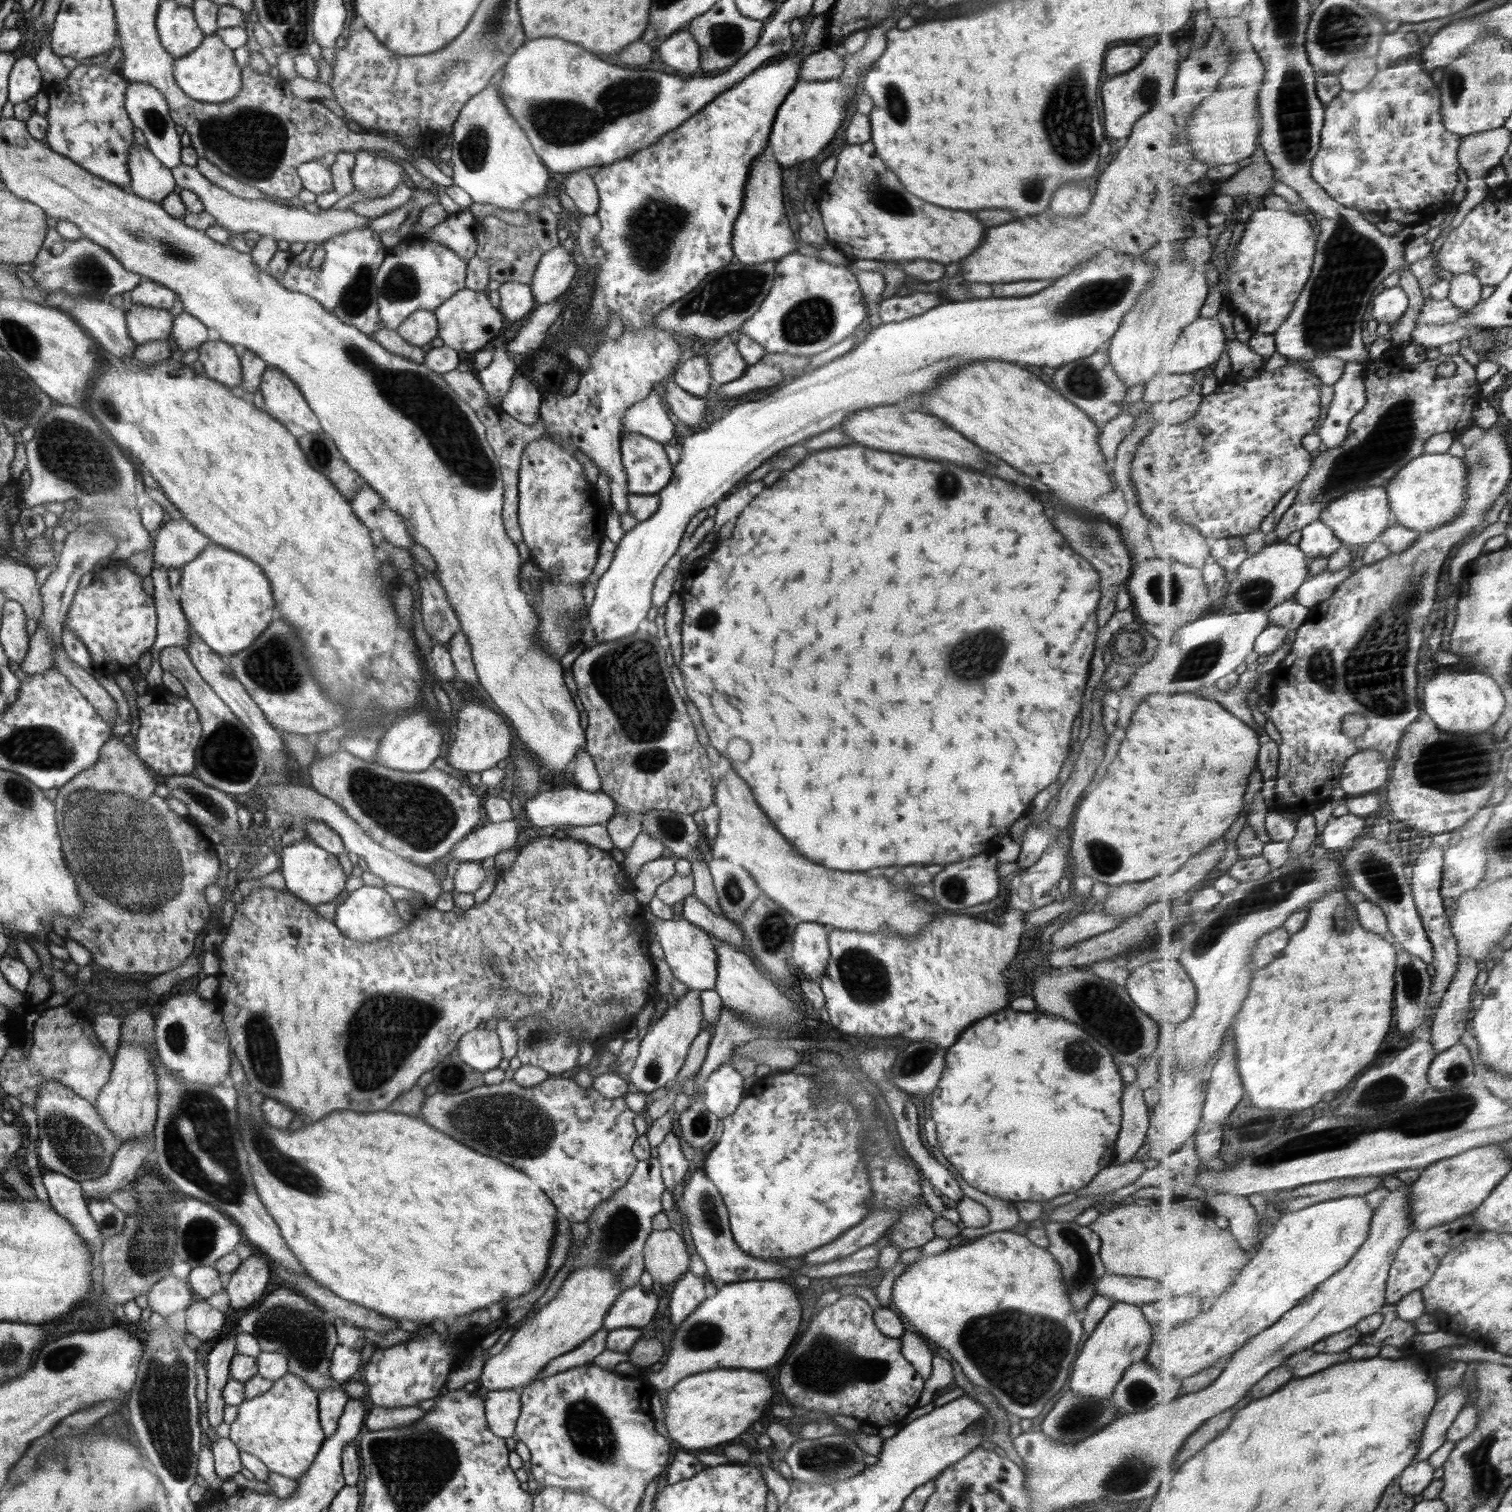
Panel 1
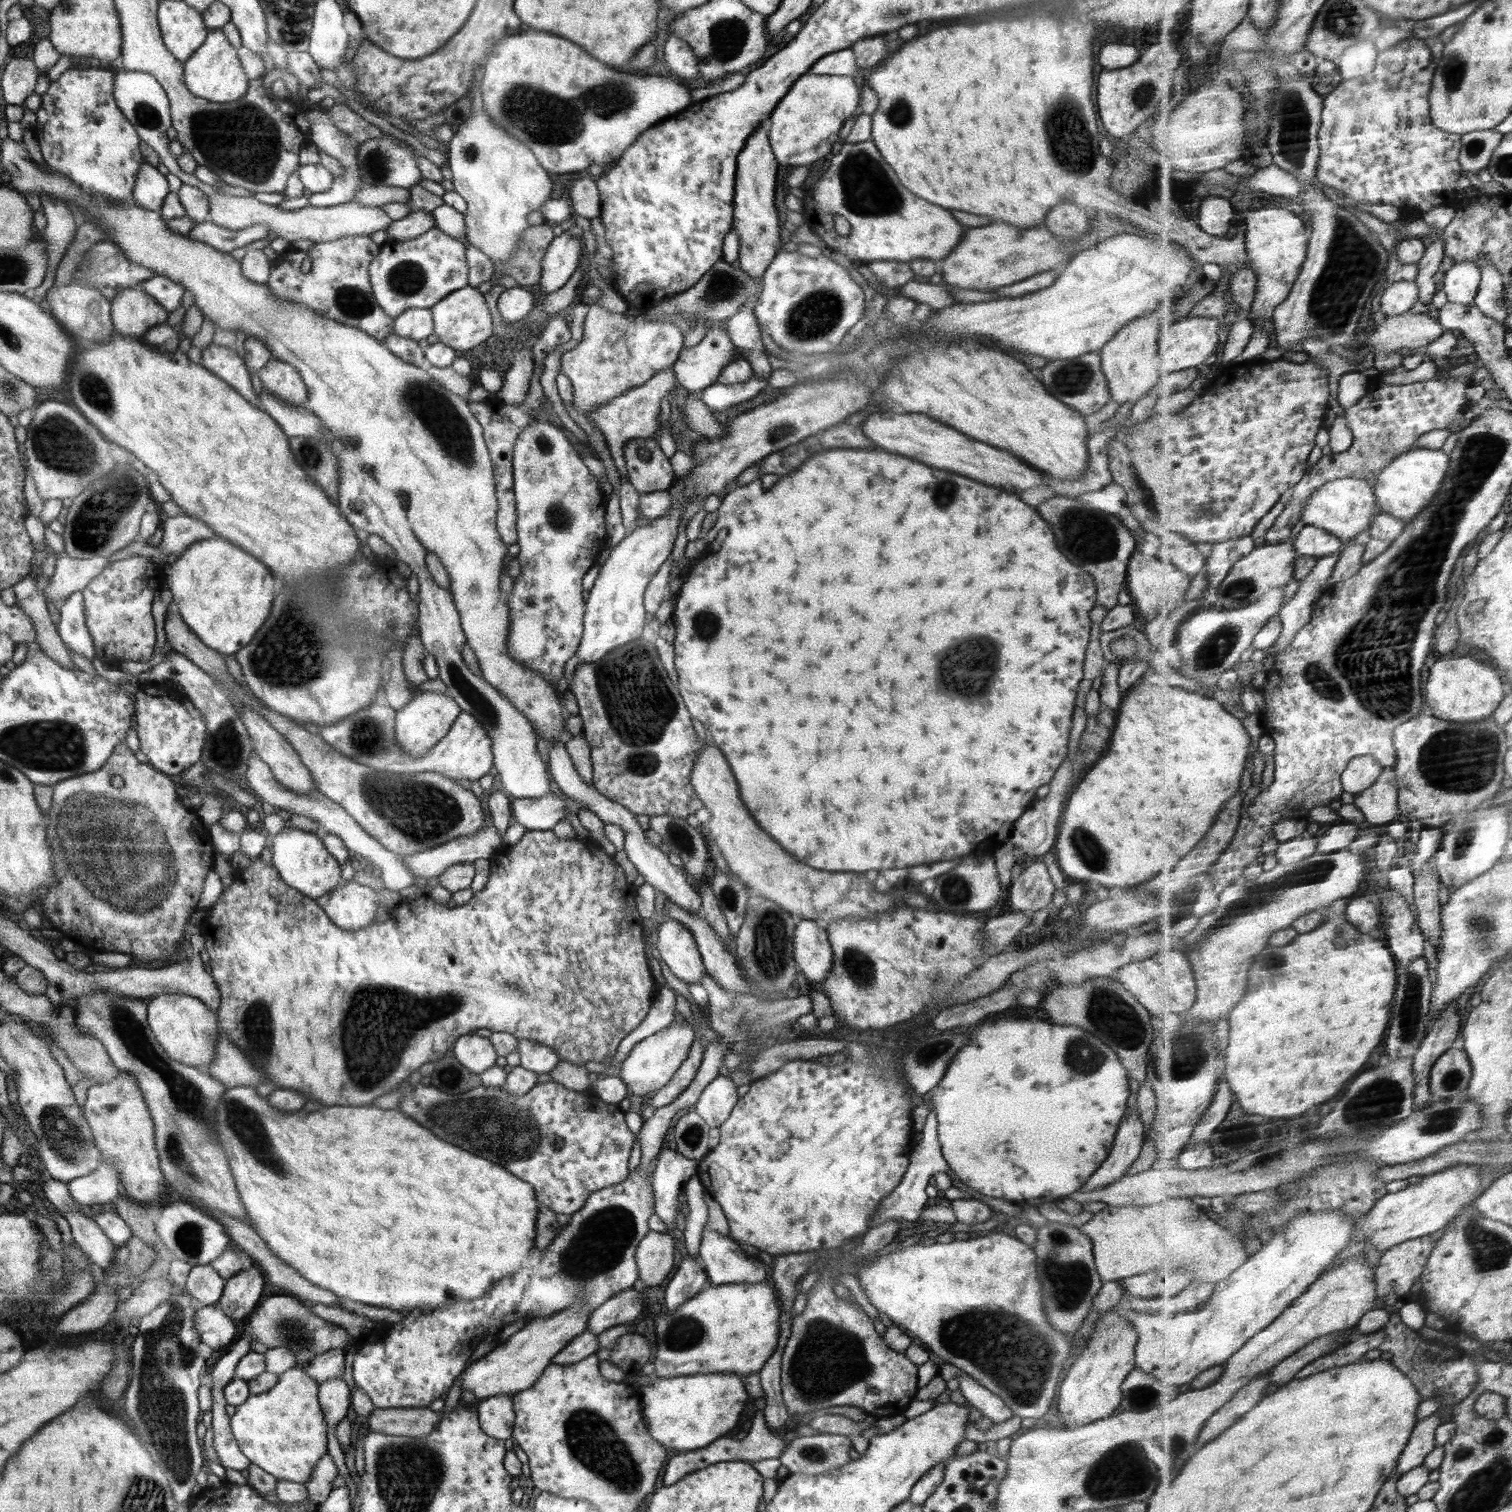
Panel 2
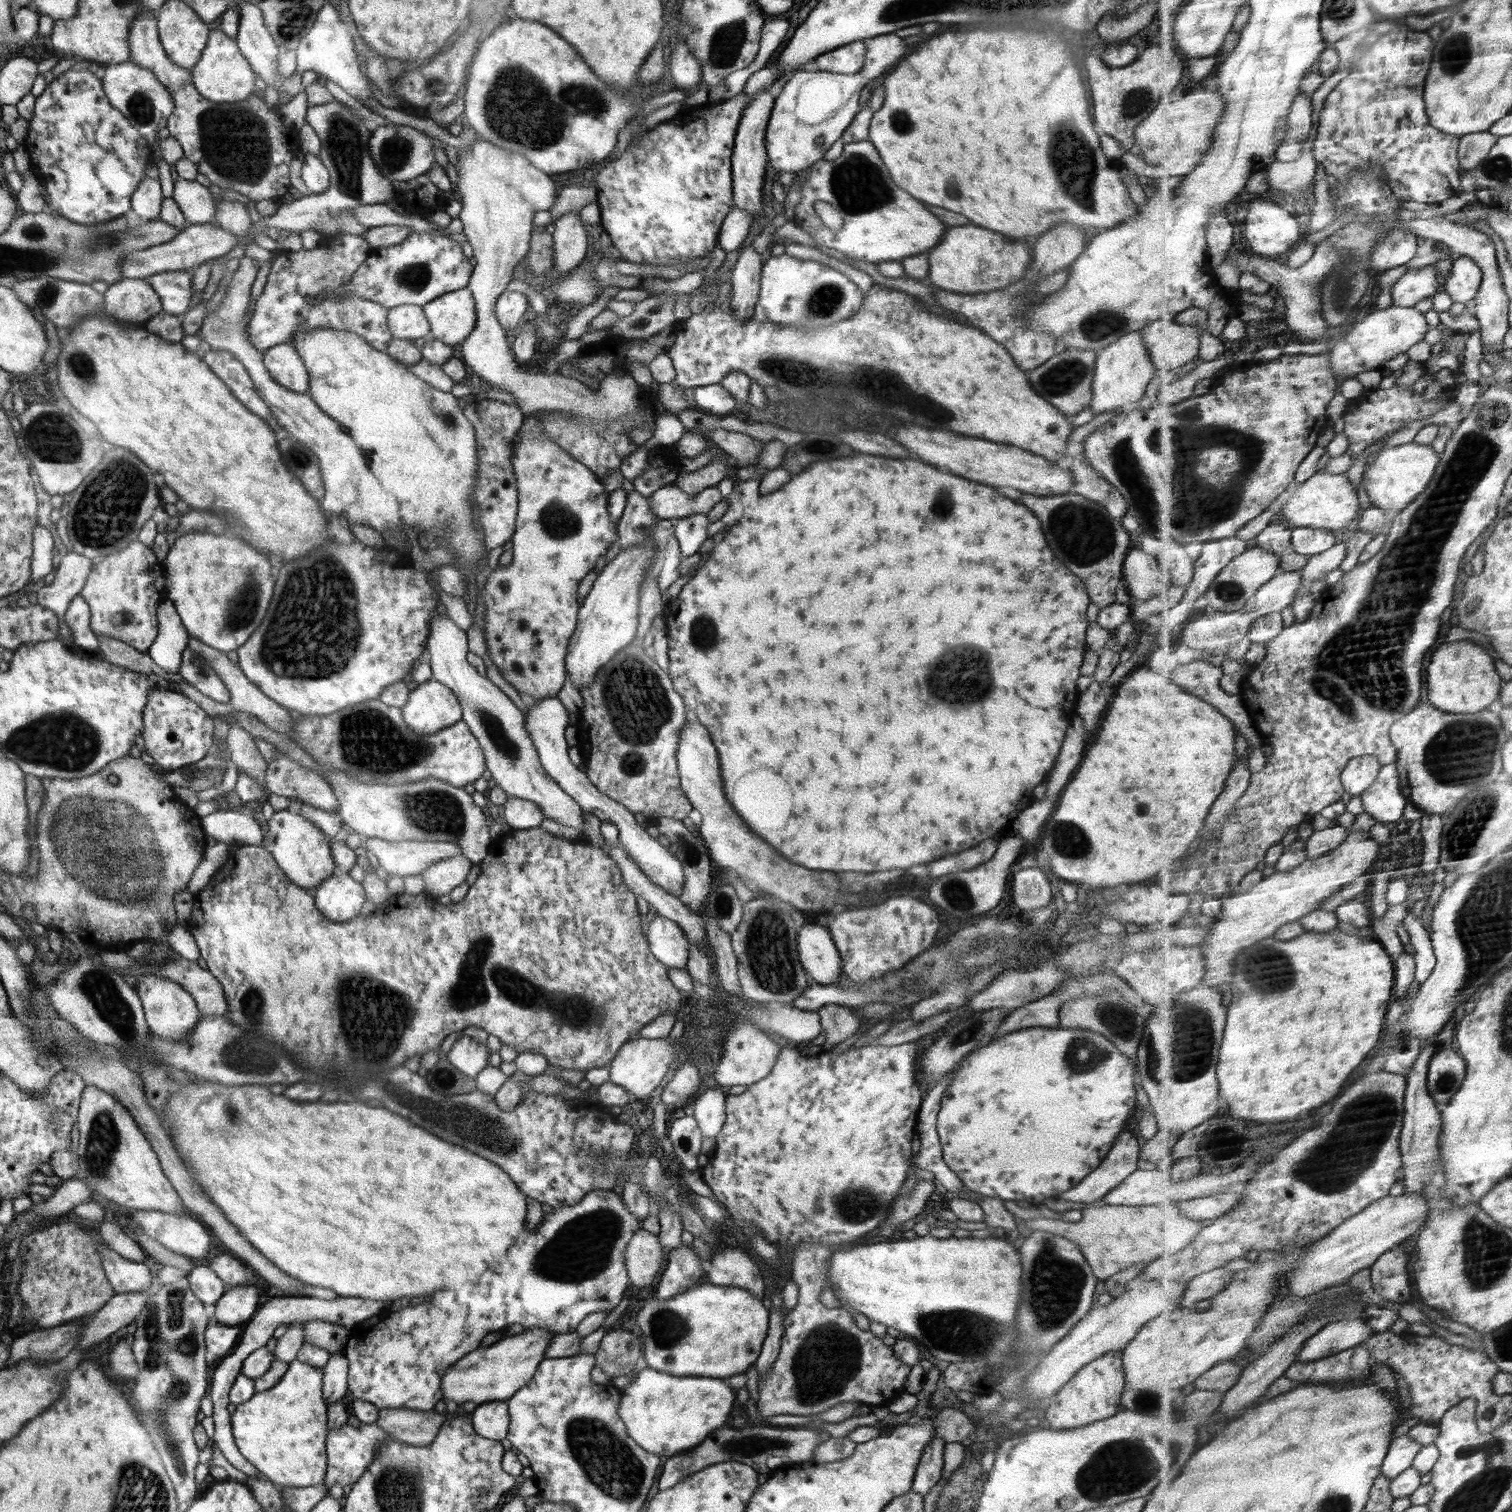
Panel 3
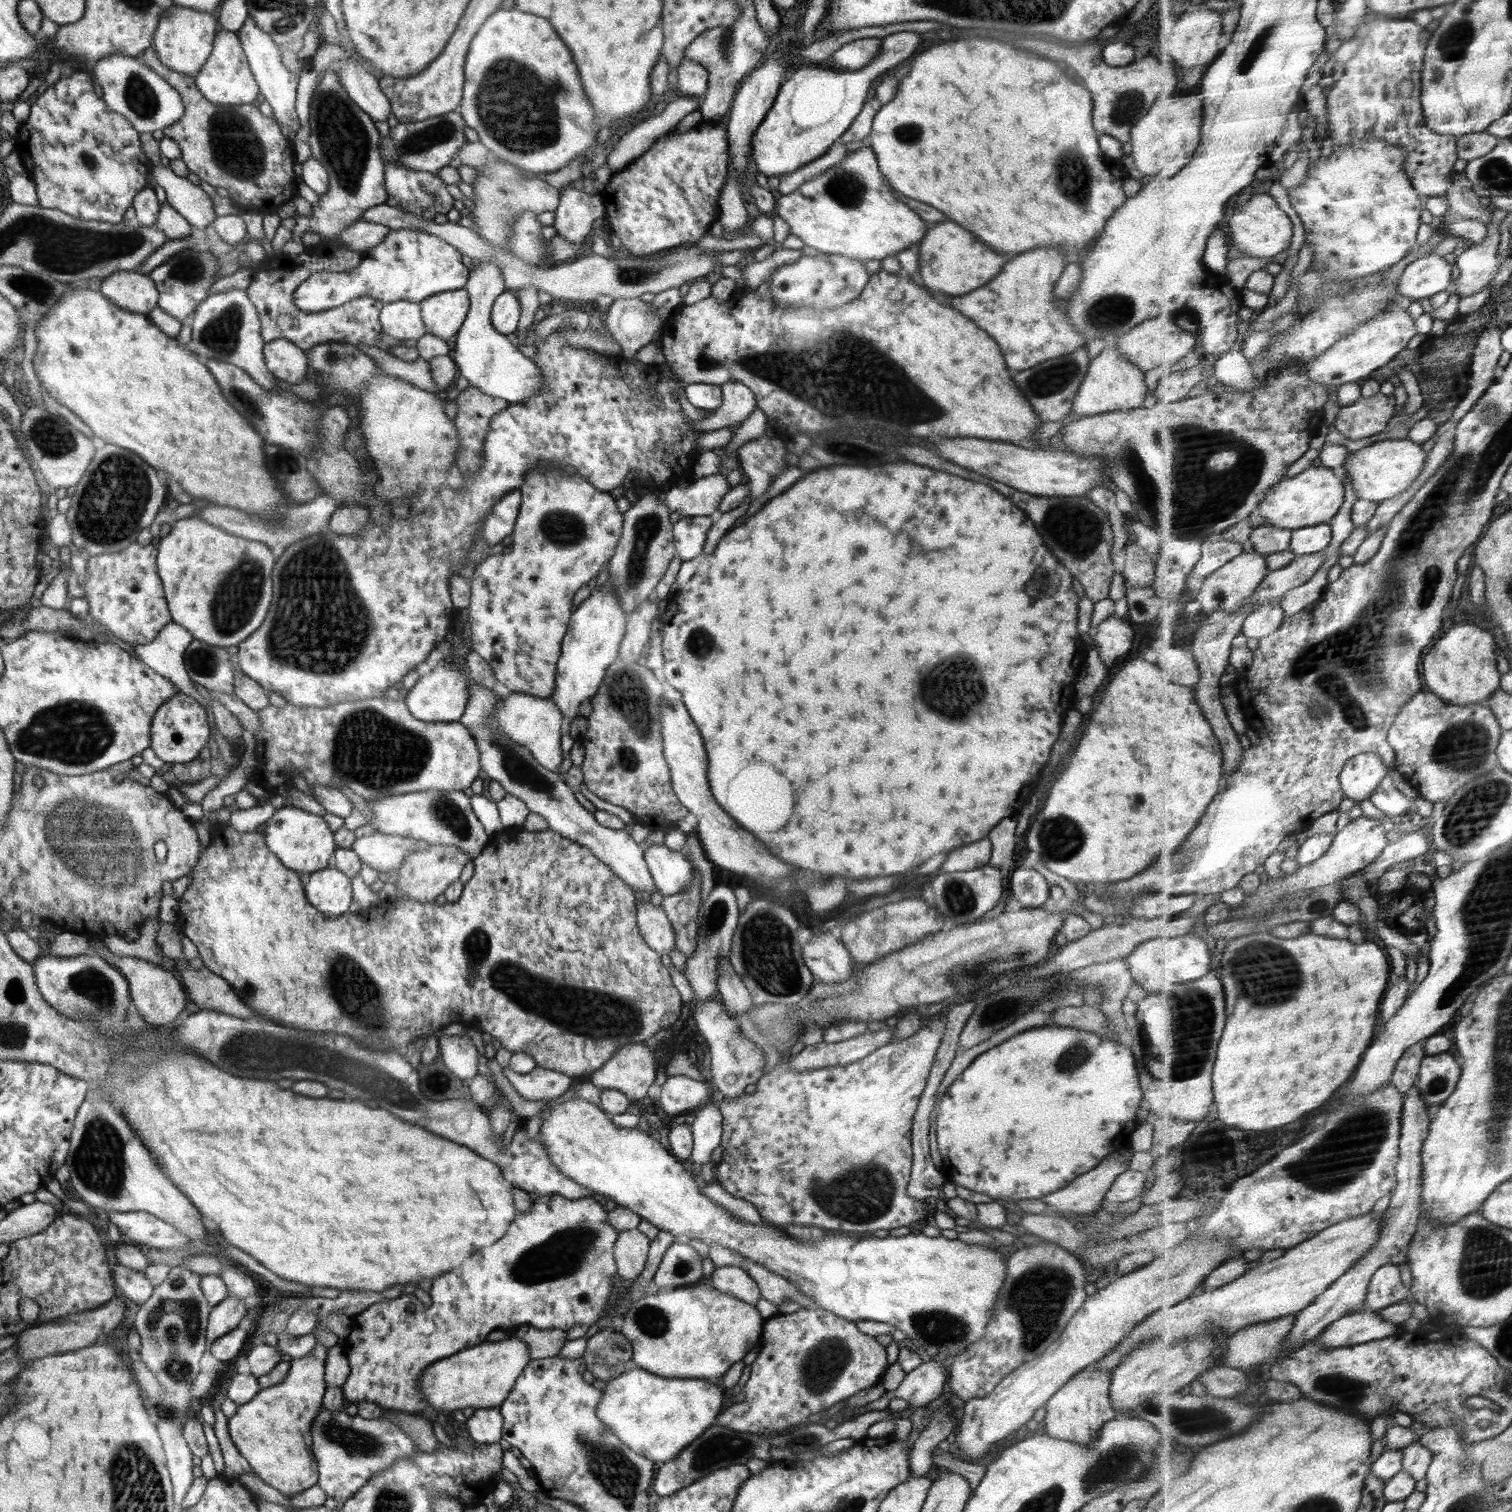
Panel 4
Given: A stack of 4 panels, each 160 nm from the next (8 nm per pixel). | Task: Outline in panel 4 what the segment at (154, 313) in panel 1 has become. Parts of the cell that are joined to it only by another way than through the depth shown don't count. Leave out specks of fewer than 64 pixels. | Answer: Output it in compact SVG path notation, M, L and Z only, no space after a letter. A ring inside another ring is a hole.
M134 271L113 272L102 279L100 292L128 312L144 314L157 308L158 289L148 274Z

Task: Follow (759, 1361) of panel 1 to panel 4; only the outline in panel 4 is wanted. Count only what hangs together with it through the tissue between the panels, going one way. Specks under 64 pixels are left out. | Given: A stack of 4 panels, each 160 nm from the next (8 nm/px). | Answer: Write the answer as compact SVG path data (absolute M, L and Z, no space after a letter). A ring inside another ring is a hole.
M675 1288L662 1290L658 1294L652 1294L639 1300L628 1302L628 1308L622 1306L621 1315L624 1325L620 1334L630 1342L633 1357L631 1358L640 1368L664 1376L664 1378L712 1378L722 1376L728 1372L728 1368L736 1362L740 1362L754 1345L759 1345L760 1335L764 1320L756 1307L734 1298L726 1296L714 1290L714 1302L704 1306L700 1298L696 1298L689 1288Z

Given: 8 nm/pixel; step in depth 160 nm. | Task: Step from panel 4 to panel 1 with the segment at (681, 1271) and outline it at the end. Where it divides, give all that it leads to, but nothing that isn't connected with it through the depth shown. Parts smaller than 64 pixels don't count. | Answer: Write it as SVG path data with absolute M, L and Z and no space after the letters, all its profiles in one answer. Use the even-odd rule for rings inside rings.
M691 1271L686 1272L678 1283L673 1284L670 1296L670 1319L675 1328L692 1315L702 1301L706 1300L705 1283L706 1277L698 1277Z

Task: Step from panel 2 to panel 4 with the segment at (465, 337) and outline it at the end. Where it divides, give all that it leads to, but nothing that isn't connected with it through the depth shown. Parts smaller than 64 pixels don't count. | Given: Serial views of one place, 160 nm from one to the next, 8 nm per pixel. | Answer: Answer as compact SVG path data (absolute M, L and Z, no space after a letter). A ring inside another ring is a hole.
M464 289L444 291L419 302L427 333L444 341L456 336L469 310L469 294Z

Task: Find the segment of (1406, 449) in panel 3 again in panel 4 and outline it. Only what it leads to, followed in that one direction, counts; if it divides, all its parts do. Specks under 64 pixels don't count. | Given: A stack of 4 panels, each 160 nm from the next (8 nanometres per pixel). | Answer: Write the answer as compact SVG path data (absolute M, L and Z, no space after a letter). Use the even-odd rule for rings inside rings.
M1409 438L1386 439L1355 453L1350 452L1350 457L1344 465L1347 470L1345 476L1352 477L1360 499L1384 502L1404 494L1422 476L1428 460L1429 453L1424 450L1422 444Z

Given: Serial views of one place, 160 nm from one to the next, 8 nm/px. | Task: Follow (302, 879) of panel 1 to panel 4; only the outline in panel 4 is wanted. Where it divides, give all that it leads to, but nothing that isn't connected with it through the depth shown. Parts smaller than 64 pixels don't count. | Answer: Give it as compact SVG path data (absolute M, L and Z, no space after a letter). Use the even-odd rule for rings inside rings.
M294 807L280 808L266 822L265 841L282 865L299 873L303 878L311 872L331 866L332 857L337 850L334 834L324 818Z

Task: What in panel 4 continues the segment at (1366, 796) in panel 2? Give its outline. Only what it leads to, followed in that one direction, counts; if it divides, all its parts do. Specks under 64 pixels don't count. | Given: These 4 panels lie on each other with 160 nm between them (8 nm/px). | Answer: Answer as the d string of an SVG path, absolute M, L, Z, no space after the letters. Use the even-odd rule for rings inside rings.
M1392 773L1385 778L1378 791L1373 794L1370 801L1383 811L1388 818L1395 816L1404 816L1412 808L1418 808L1418 811L1424 814L1425 818L1430 818L1436 810L1436 804L1419 795L1418 798L1410 799L1394 782Z

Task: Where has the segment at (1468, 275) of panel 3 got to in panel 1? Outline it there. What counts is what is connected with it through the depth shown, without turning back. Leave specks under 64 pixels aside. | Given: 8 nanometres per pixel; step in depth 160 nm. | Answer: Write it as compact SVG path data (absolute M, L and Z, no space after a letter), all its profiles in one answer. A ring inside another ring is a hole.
M1458 274L1453 277L1450 300L1464 311L1473 310L1484 300L1481 278L1475 274Z

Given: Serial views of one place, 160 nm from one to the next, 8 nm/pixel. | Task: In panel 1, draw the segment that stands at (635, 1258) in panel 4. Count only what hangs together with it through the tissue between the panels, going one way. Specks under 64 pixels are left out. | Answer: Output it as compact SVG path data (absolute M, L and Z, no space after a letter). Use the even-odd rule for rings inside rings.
M673 1229L653 1230L643 1250L644 1270L650 1273L656 1287L678 1283L691 1266L683 1236Z

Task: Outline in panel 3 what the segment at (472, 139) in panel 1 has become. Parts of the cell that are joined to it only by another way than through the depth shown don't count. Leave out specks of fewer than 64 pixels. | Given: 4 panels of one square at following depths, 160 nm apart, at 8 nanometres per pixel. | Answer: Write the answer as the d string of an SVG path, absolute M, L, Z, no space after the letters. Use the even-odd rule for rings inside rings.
M478 136L477 140L467 146L467 149L458 154L458 190L461 194L462 210L458 218L463 223L463 233L466 241L473 248L473 257L477 263L473 267L469 283L466 287L473 294L475 300L476 325L466 341L462 343L462 359L471 375L476 375L481 381L498 391L509 392L516 398L523 415L531 418L530 414L536 410L558 411L577 414L584 418L591 418L598 422L611 422L623 416L630 416L638 410L638 384L629 373L613 374L608 376L599 390L590 390L583 380L564 377L562 375L550 375L538 370L535 364L518 364L510 346L508 346L506 332L498 324L495 313L495 304L498 296L506 290L506 286L512 280L514 267L521 262L529 251L531 234L534 231L532 219L540 210L547 210L553 206L557 197L556 184L545 172L536 168L519 152L507 151Z

